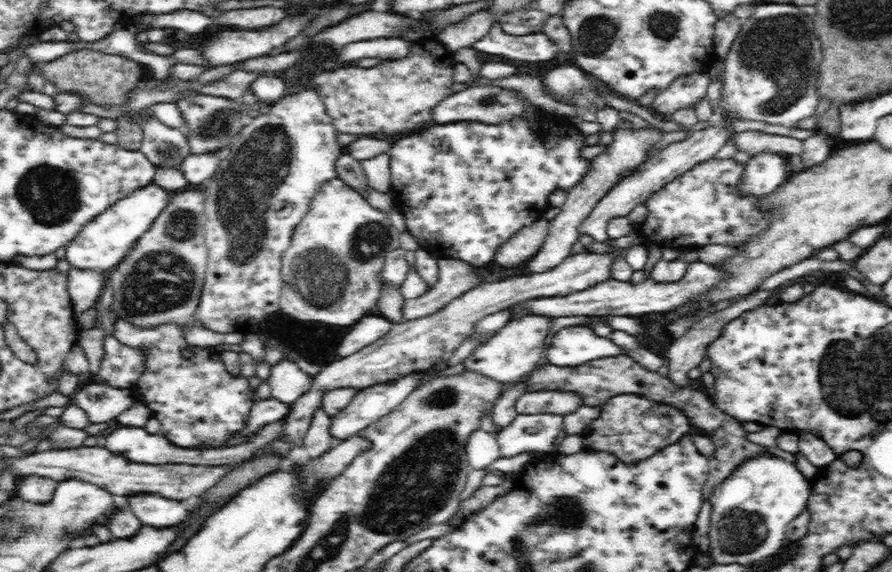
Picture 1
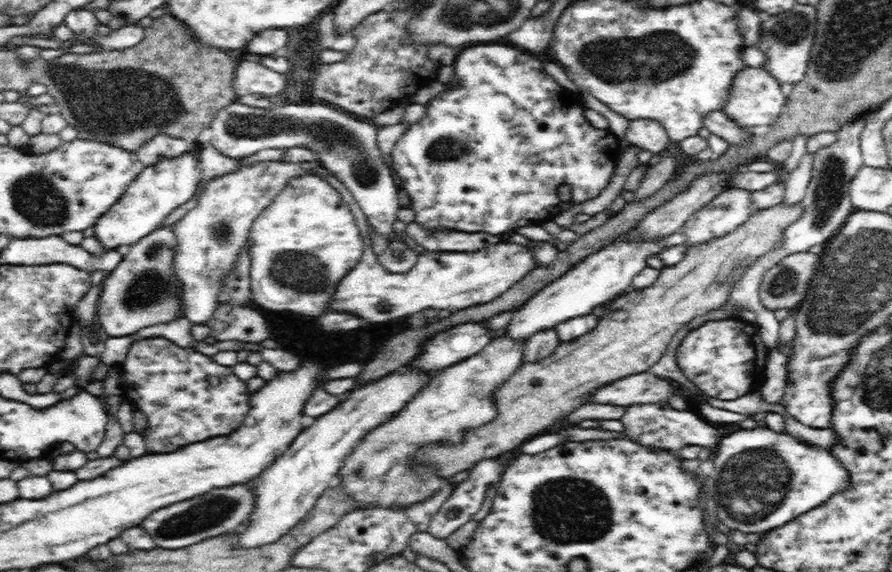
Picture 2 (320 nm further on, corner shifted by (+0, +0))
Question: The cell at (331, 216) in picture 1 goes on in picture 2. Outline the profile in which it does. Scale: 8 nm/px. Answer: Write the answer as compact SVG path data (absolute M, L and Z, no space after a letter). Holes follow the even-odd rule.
M299 174L290 178L286 187L272 199L254 220L247 238L248 257L251 258L251 294L256 304L269 312L294 312L306 316L328 313L328 302L336 294L336 284L359 264L366 248L346 201L322 178Z

